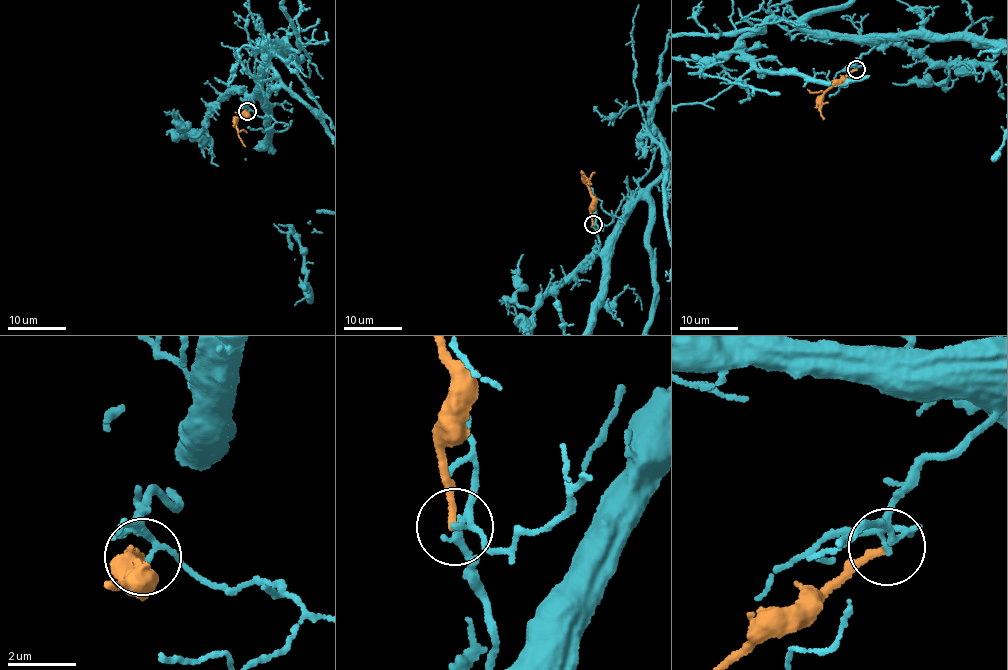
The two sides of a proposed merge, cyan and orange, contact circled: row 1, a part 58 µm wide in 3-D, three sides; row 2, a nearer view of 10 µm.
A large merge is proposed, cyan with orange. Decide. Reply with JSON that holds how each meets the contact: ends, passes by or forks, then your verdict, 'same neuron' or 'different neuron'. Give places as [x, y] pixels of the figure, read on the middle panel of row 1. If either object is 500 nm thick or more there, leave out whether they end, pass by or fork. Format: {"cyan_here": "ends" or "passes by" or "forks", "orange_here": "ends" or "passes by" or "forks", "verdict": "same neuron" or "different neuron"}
{"cyan_here": "forks", "orange_here": "ends", "verdict": "different neuron"}

